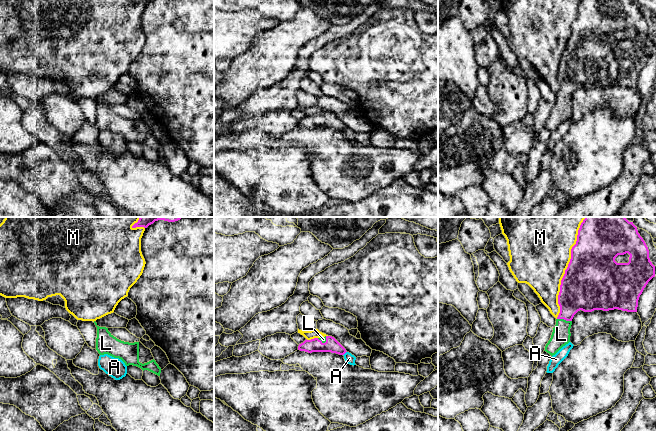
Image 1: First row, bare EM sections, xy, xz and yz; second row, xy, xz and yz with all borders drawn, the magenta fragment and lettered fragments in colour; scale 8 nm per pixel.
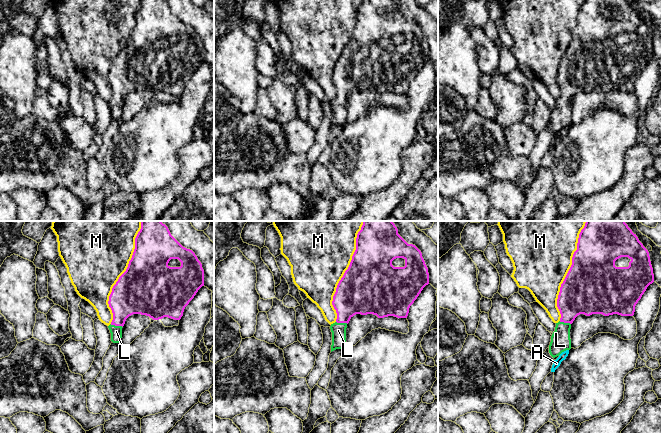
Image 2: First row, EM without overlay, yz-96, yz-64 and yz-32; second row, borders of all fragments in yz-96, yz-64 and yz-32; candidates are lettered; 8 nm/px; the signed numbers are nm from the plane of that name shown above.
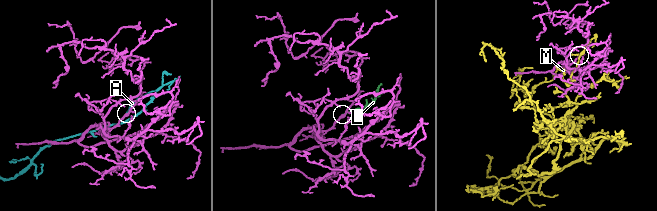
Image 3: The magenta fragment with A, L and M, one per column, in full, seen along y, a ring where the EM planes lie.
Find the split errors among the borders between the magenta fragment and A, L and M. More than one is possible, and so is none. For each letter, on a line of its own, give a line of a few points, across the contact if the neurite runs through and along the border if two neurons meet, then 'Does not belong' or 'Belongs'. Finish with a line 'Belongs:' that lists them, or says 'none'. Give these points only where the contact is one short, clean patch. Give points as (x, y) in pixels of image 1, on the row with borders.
A: Does not belong
L: Line: yz (578, 292), (571, 299), (564, 319), (561, 334). Belongs
M: Does not belong
Belongs: L

